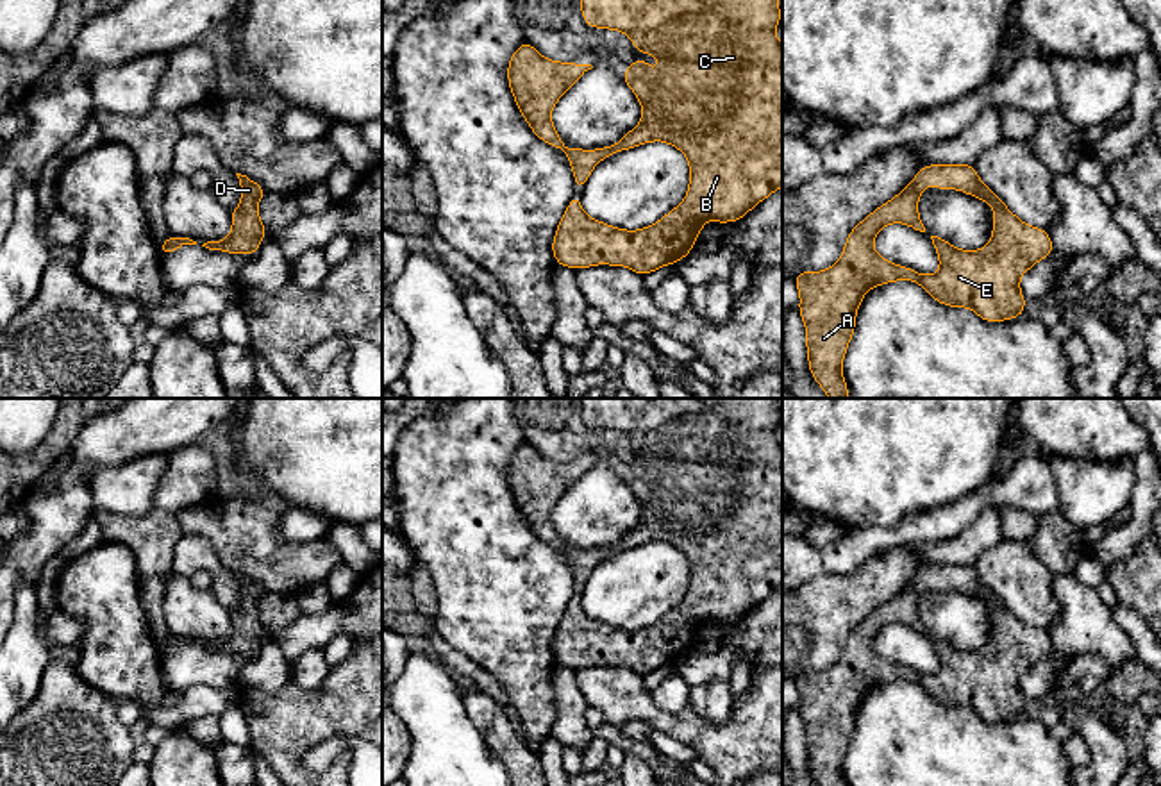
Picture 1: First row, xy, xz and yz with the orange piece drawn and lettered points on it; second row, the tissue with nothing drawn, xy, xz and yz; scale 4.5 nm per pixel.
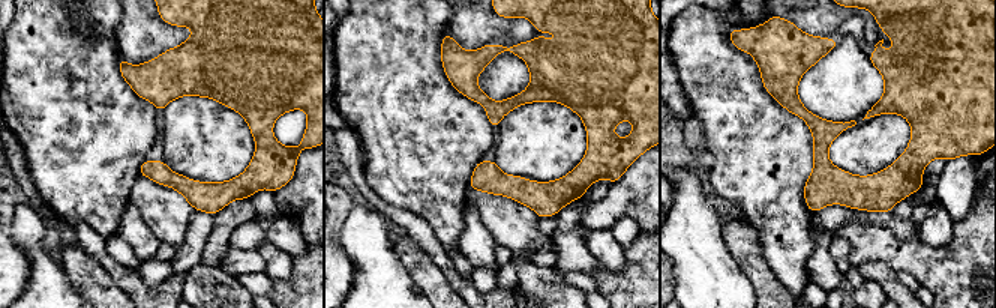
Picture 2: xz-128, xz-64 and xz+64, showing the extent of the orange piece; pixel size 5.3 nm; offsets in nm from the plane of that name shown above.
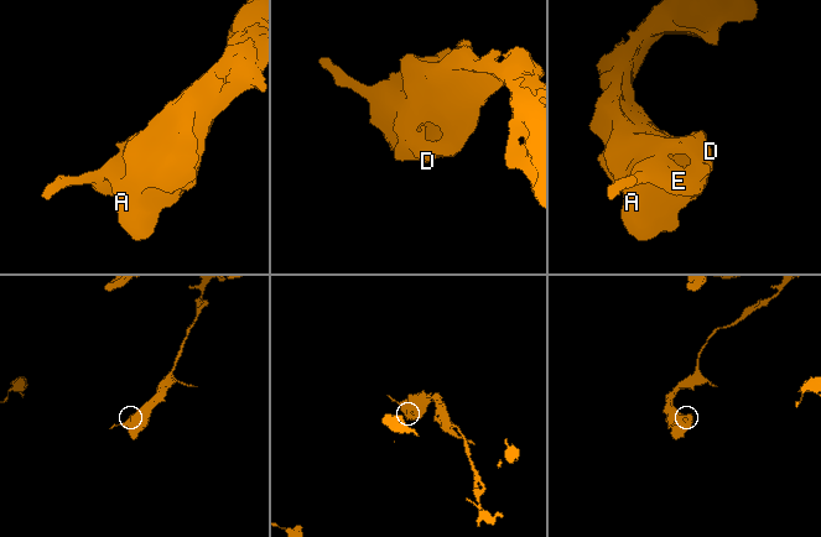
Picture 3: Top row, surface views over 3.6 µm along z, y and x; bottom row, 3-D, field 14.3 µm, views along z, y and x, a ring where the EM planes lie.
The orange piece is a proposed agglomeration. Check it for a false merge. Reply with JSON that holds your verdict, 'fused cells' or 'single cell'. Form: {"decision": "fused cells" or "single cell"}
{"decision": "single cell"}

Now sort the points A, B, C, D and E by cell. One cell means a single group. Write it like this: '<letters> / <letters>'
A B C D E

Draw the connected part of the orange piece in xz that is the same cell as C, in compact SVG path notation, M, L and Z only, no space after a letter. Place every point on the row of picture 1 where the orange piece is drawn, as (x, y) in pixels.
M580 0L584 23L595 29L623 32L638 52L659 57L654 71L645 61L632 61L623 82L641 104L641 120L618 143L595 150L568 148L559 138L550 113L557 100L591 70L591 64L559 63L543 57L523 41L511 55L507 80L514 102L530 130L545 143L559 148L570 161L575 189L582 189L593 168L618 152L663 141L679 148L689 163L689 186L684 200L659 222L638 230L625 230L589 218L580 198L573 195L552 239L555 264L572 270L597 264L625 266L638 275L647 275L666 264L677 264L695 245L707 220L729 223L741 220L759 202L782 186L782 45L775 36L781 23L779 0Z

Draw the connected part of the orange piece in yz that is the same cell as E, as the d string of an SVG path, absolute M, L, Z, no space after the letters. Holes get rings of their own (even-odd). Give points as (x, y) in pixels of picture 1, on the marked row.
M927 164L891 200L872 211L848 234L841 257L823 272L795 273L798 313L806 325L809 372L829 398L848 398L841 364L854 334L866 291L895 280L920 284L936 302L972 309L984 322L1006 322L1023 314L1020 277L1054 252L1045 229L1023 223L979 179L973 164ZM927 188L957 189L988 202L993 232L981 250L959 250L931 236L940 257L934 275L895 264L873 250L882 227L904 223L925 232L918 198Z

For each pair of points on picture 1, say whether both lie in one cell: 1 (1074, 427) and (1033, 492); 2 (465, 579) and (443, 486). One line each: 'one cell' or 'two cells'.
1: two cells
2: one cell

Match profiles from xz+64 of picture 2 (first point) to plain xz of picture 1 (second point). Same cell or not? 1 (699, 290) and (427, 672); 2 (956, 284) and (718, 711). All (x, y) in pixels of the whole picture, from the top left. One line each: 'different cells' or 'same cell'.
1: same cell
2: different cells

